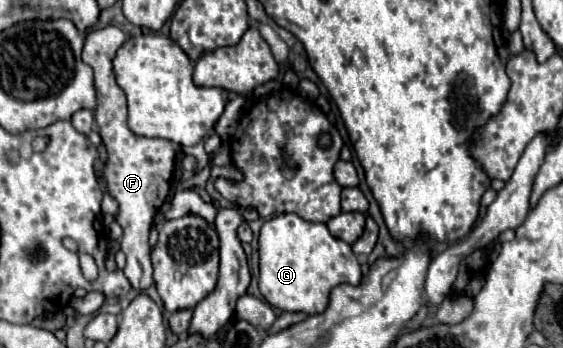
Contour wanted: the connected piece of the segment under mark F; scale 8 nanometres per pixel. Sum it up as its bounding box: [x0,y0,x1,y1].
[82,27,176,291]

